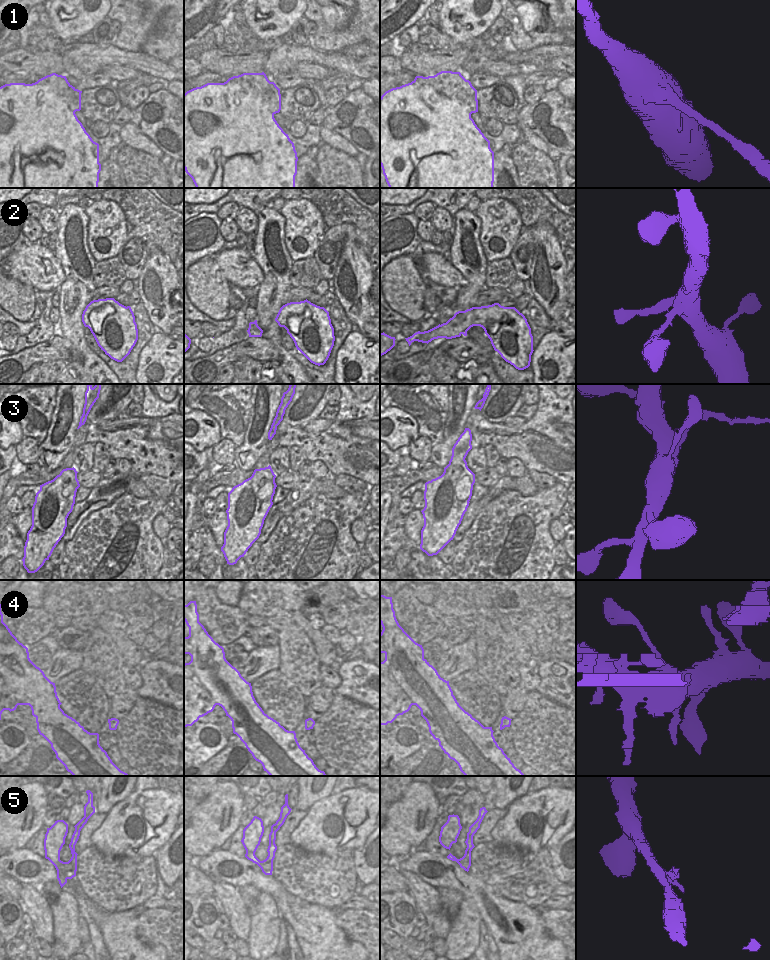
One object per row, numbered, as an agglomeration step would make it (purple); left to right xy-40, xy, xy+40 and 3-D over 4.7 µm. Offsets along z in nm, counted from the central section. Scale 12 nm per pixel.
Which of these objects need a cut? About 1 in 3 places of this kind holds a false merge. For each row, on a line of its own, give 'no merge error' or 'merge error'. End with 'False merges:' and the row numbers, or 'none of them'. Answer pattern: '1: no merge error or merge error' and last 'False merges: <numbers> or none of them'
1: merge error
2: no merge error
3: no merge error
4: merge error
5: no merge error
False merges: 1, 4

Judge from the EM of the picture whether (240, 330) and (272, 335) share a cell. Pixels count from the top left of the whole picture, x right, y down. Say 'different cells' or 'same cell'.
different cells

